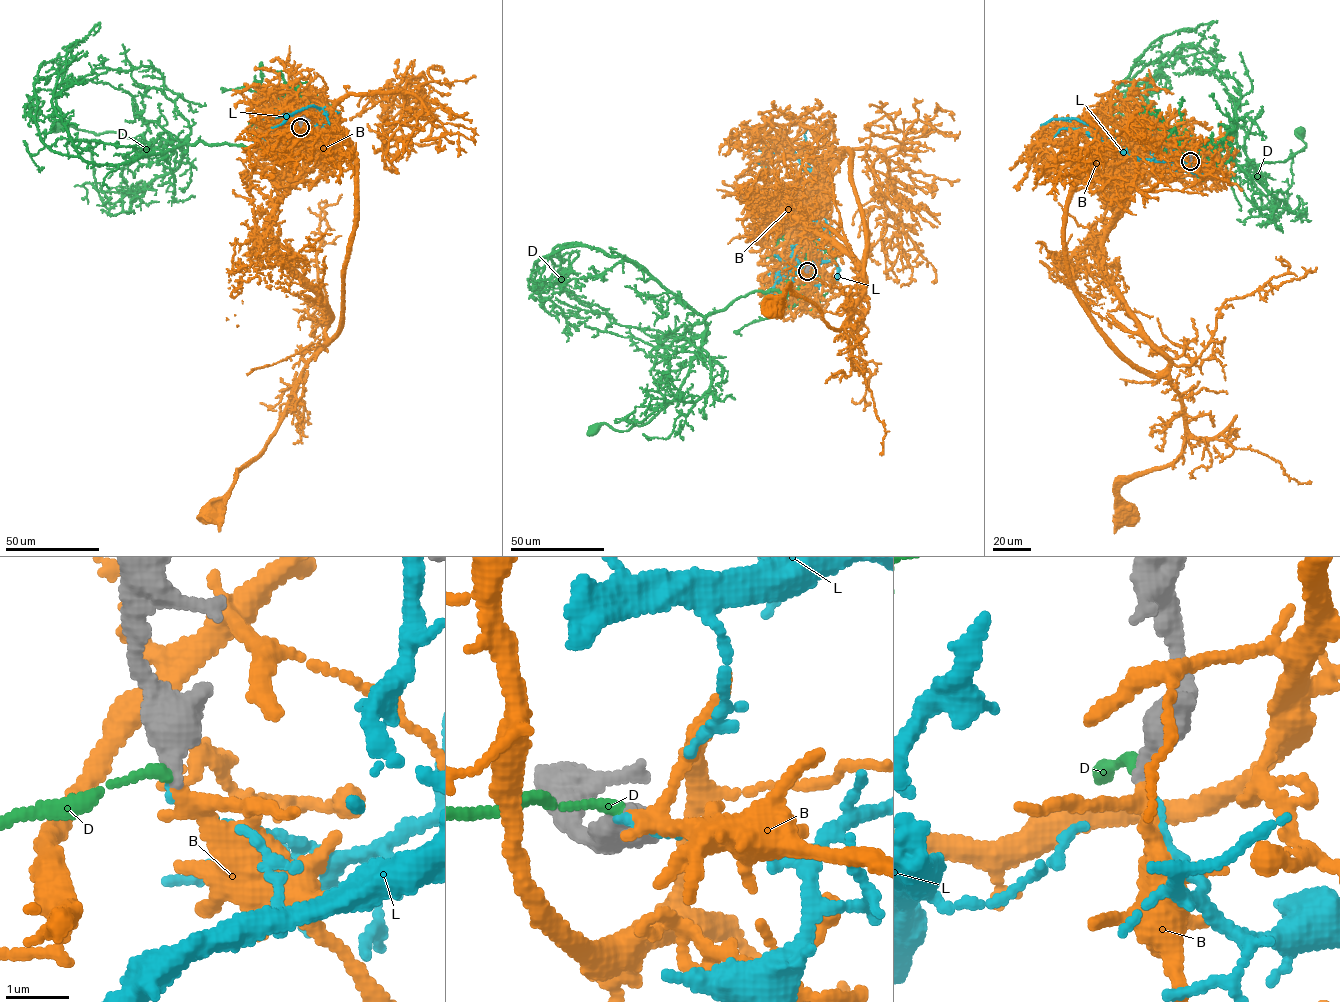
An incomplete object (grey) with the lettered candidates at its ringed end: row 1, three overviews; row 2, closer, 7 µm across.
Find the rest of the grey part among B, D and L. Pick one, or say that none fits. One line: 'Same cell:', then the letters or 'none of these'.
Same cell: B

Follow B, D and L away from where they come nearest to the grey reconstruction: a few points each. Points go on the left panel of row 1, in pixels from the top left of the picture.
B: (300, 126), (311, 137), (272, 239), (280, 260), (323, 303), (325, 346), (224, 506), (210, 513)
D: (300, 126), (280, 128), (277, 107), (301, 118), (268, 148), (59, 125)
L: (300, 126), (329, 124), (331, 128), (329, 119), (312, 105), (285, 116), (280, 115)

